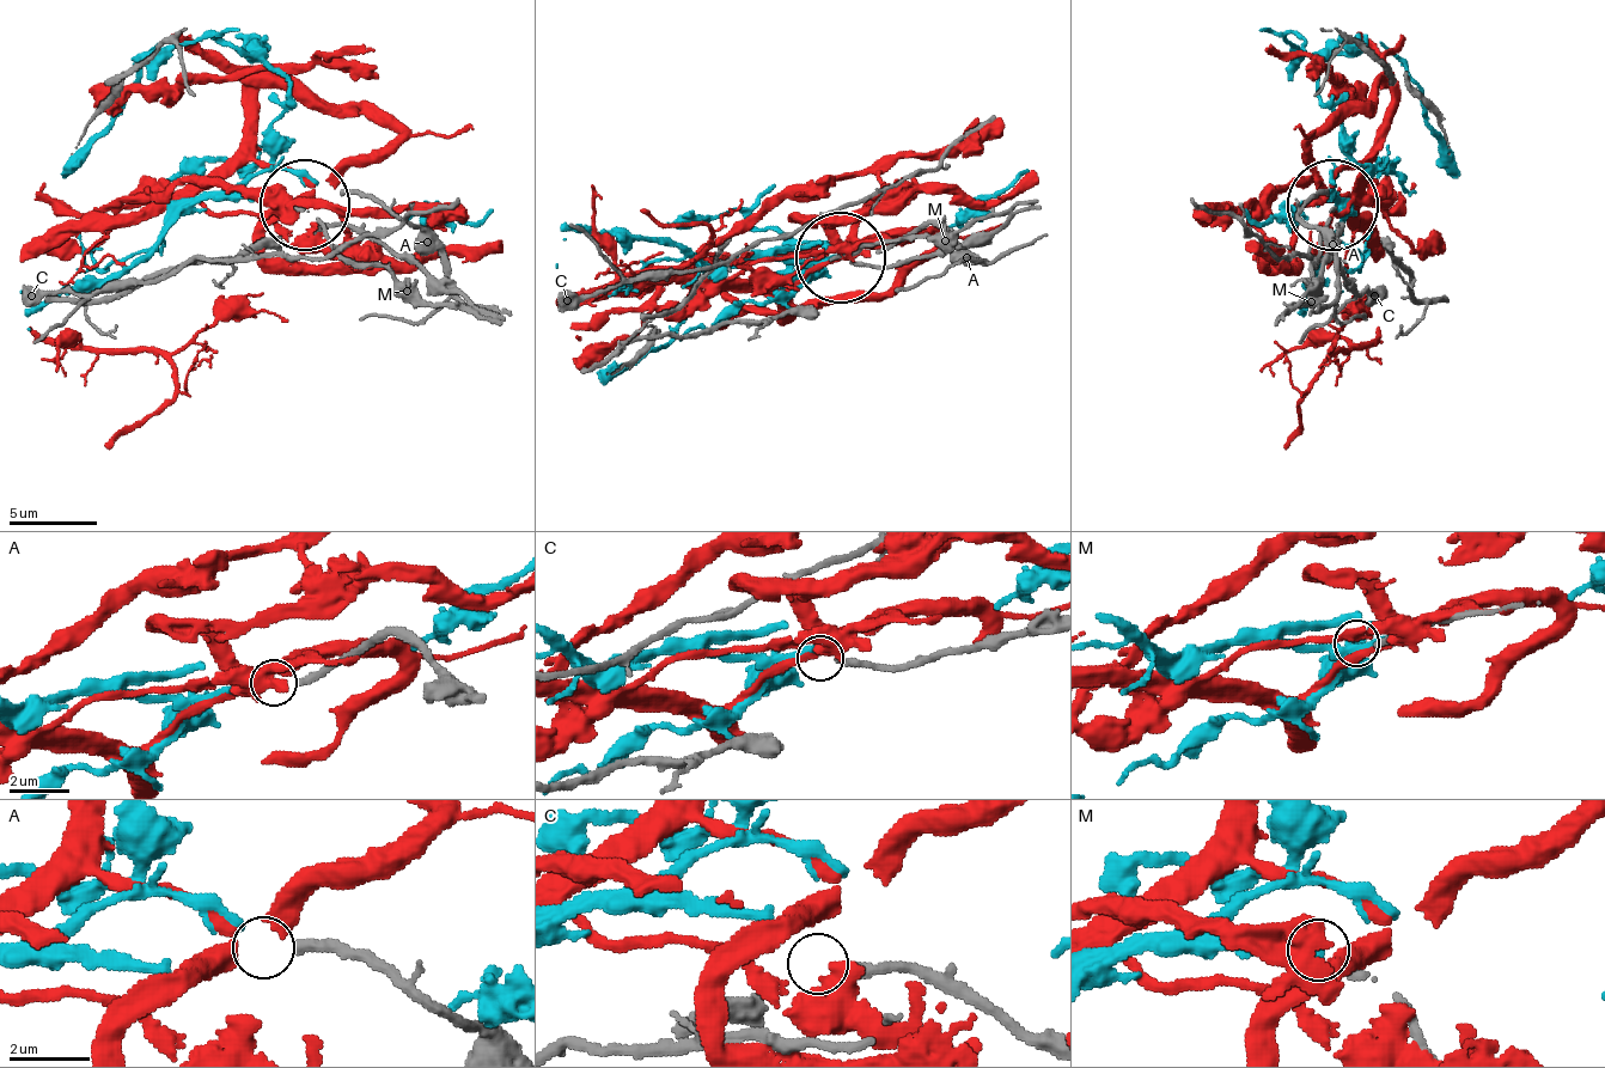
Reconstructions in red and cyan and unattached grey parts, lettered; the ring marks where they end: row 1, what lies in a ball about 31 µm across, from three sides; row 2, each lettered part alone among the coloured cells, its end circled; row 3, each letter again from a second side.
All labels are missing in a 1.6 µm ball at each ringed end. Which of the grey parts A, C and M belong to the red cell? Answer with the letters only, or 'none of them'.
A

